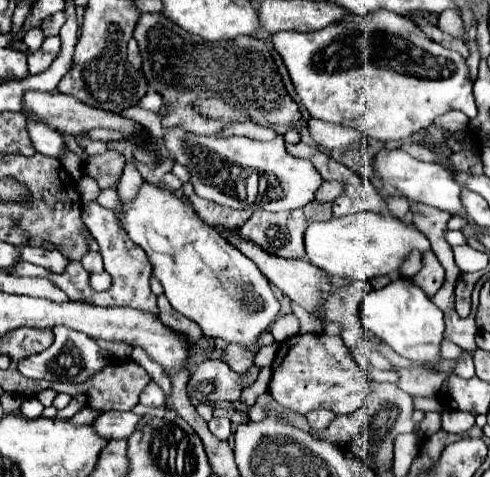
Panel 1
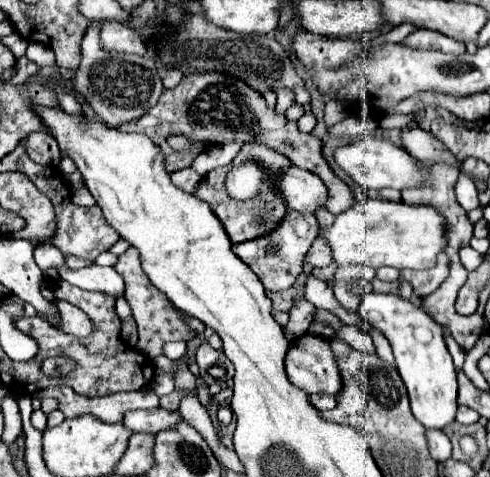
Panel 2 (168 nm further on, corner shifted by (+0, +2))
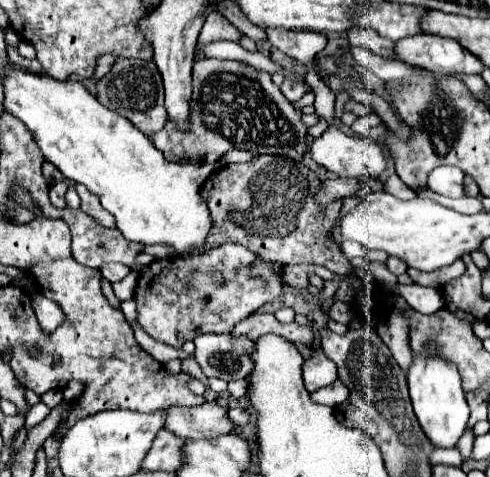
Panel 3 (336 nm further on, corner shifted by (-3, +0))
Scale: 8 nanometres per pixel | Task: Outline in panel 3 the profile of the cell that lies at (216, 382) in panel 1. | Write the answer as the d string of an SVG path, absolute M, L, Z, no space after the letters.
M200 334L194 338L196 344L196 362L200 364L202 372L208 378L222 378L226 382L246 378L252 372L252 350L254 350L254 340L248 336L232 336L228 334Z

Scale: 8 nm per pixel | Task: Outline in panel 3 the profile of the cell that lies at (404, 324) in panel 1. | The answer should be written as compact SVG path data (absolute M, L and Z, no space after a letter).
M414 358L408 370L408 388L414 414L426 438L436 448L454 448L458 444L458 438L468 428L470 416L470 408L466 404L466 394L462 390L456 366L440 358Z

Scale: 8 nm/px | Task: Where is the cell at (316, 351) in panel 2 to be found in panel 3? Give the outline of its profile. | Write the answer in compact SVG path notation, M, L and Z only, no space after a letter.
M314 350L312 358L304 362L302 366L302 380L304 380L304 388L308 392L314 392L322 386L328 386L332 384L334 380L338 378L338 372L336 372L336 364L332 364L324 354L322 350Z

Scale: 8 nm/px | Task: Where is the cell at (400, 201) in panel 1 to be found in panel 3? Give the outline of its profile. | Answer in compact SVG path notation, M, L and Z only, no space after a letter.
M392 174L392 176L386 180L384 190L386 190L388 194L396 196L396 198L402 198L402 200L408 200L408 198L414 198L414 196L416 196L396 174Z

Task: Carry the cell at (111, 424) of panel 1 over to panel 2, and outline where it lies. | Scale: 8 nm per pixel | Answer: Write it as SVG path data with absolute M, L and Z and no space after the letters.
M153 408L153 410L135 410L135 412L125 412L123 416L123 424L133 430L133 432L159 432L161 428L173 428L173 424L177 424L179 420L183 420L179 416L179 412L169 412L163 408Z

